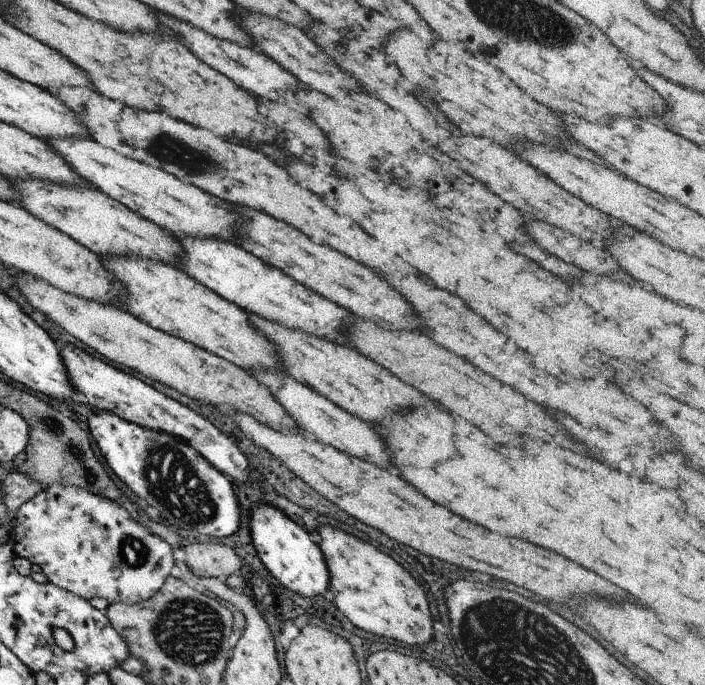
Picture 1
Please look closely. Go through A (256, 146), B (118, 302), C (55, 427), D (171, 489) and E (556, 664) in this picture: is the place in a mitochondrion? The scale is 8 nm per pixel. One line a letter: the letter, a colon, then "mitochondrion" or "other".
A: other
B: other
C: mitochondrion
D: mitochondrion
E: mitochondrion

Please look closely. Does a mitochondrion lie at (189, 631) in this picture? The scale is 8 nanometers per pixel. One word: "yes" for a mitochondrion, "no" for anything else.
yes

